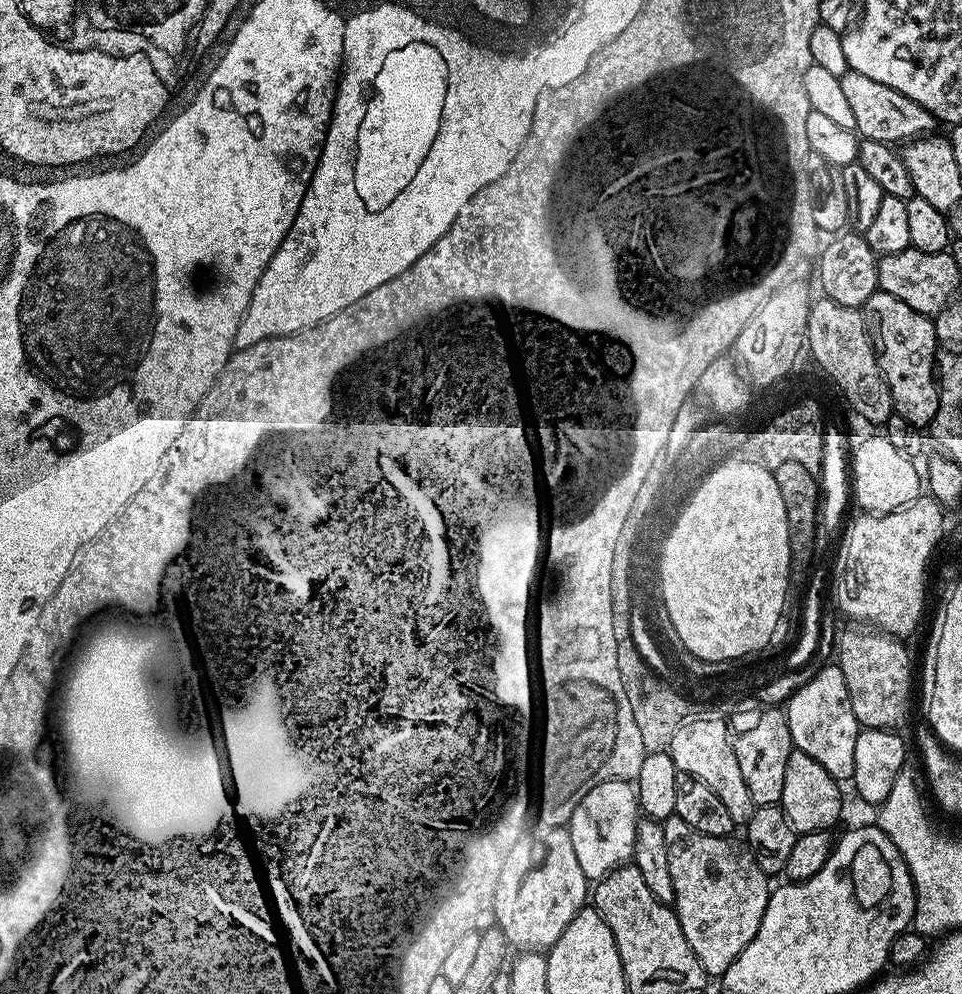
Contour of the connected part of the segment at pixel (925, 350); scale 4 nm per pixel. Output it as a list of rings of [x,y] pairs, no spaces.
[[[879,290],[864,303],[862,311],[864,319],[868,321],[868,333],[872,339],[876,361],[890,386],[895,411],[917,426],[931,425],[940,405],[940,390],[936,377],[938,372],[938,345],[935,323],[918,310],[910,310],[910,306],[906,306],[906,302],[894,298],[894,294],[886,294]]]

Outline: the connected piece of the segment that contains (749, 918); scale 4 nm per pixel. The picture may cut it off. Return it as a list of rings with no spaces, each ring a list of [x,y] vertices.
[[[675,814],[663,821],[663,826],[666,834],[666,854],[670,857],[670,878],[674,882],[674,894],[676,895],[674,911],[678,922],[682,926],[682,934],[686,934],[686,942],[690,942],[690,950],[694,950],[698,962],[702,962],[704,971],[708,973],[709,977],[723,977],[724,972],[730,970],[730,966],[738,958],[738,954],[742,954],[742,950],[746,950],[746,946],[750,946],[754,934],[758,934],[758,926],[762,926],[762,914],[766,914],[766,906],[770,895],[770,877],[758,866],[758,862],[752,857],[752,852],[749,848],[741,841],[739,844],[736,838],[732,836],[702,834],[690,826],[686,826],[686,822],[682,822],[682,818]]]

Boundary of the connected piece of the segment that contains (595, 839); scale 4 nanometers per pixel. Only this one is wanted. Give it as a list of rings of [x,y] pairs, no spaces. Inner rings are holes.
[[[607,780],[594,786],[574,810],[572,819],[568,821],[566,830],[570,834],[570,842],[574,842],[574,854],[578,854],[578,862],[582,865],[582,872],[589,882],[601,880],[608,876],[620,865],[629,863],[636,841],[636,826],[638,823],[638,801],[636,789],[627,780]]]

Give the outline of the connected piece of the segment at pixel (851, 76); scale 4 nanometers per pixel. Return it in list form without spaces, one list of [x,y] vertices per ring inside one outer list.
[[[847,71],[840,77],[842,91],[854,114],[854,129],[865,140],[877,140],[893,146],[909,140],[918,140],[921,136],[930,136],[937,131],[938,121],[918,102],[906,98],[906,94],[898,94],[898,90],[890,90],[890,86],[882,86],[882,82],[874,82],[874,78],[866,78],[866,74]]]

